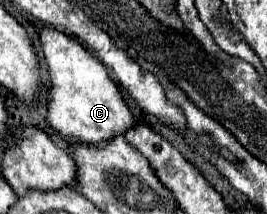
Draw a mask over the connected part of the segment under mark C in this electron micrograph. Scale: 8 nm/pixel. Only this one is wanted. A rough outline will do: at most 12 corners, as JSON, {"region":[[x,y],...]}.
{"region":[[39,36],[47,120],[101,144],[137,126],[105,66],[77,40]]}

